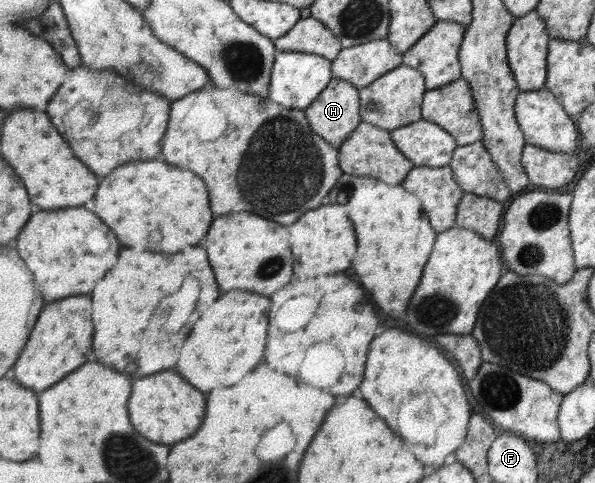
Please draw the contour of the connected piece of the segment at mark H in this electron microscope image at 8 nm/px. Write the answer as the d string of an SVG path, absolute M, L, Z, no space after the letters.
M333 77L306 110L308 126L336 150L359 124L357 92L352 83Z

